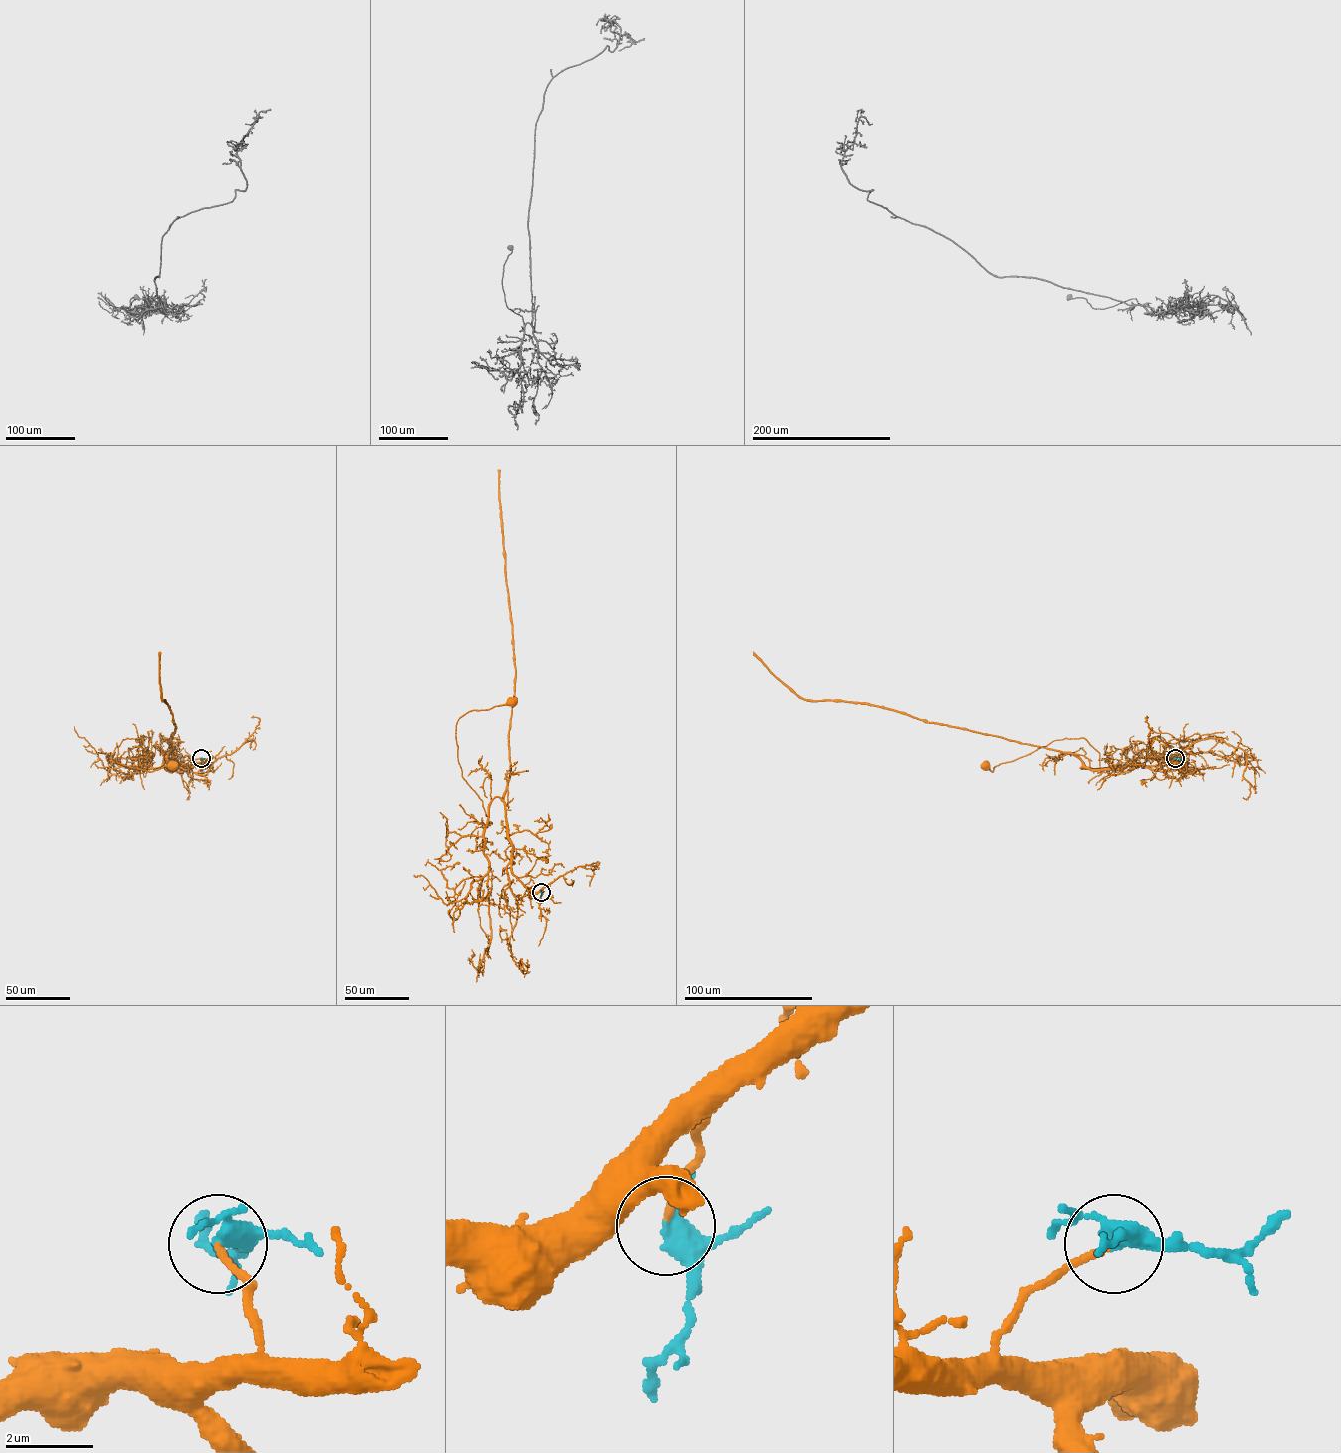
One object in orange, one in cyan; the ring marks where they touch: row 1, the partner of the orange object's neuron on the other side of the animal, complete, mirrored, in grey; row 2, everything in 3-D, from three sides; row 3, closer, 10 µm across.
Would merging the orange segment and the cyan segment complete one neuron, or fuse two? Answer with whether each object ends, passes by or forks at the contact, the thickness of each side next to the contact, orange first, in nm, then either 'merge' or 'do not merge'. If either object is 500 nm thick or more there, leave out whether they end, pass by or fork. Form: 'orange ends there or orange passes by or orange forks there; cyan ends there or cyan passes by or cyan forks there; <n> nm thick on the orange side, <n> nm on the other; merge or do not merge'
orange ends there; cyan forks there; 130 nm thick on the orange side, 300 nm on the other; merge

